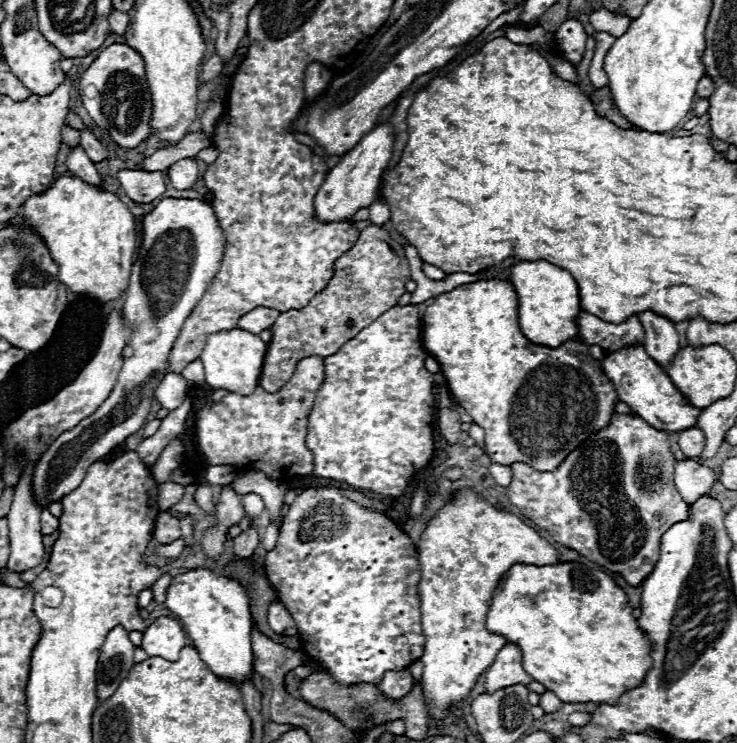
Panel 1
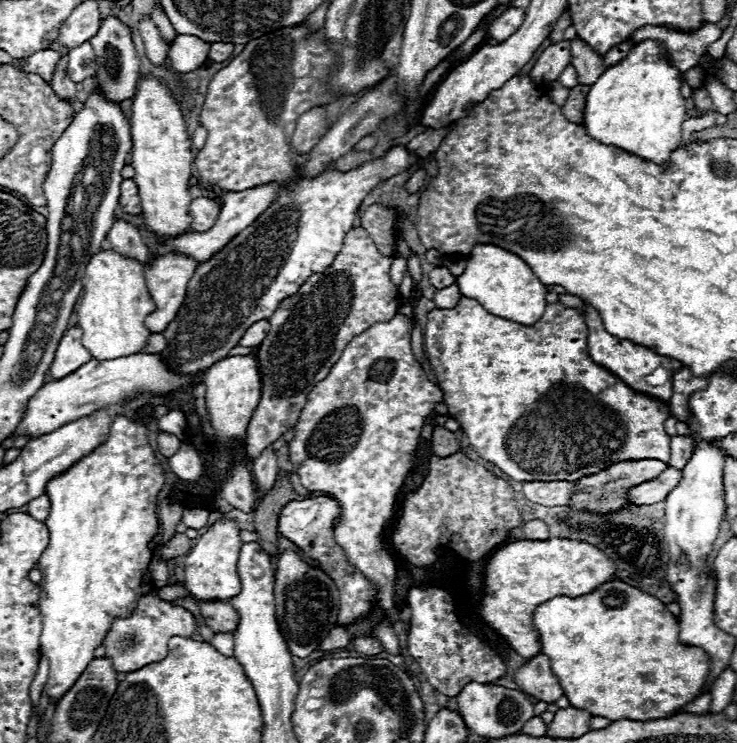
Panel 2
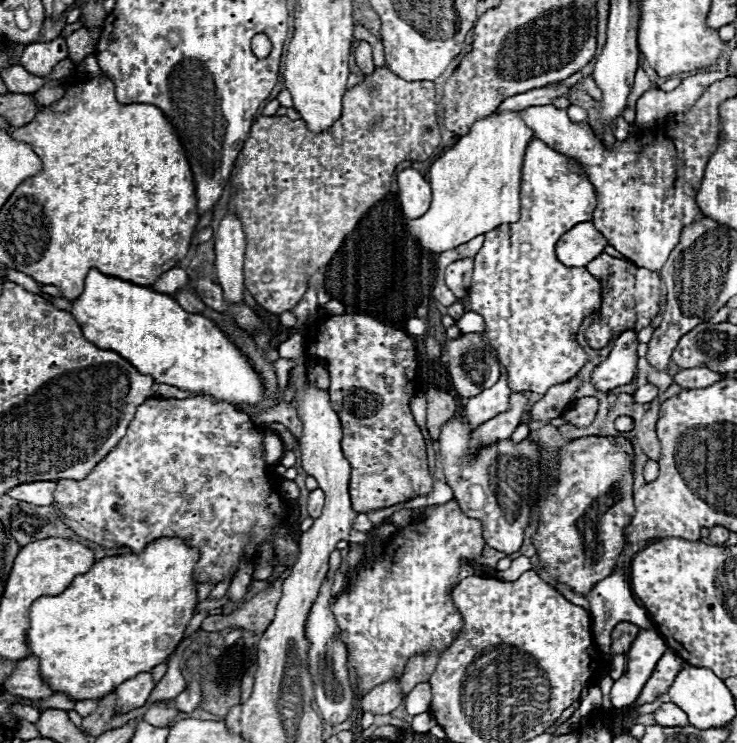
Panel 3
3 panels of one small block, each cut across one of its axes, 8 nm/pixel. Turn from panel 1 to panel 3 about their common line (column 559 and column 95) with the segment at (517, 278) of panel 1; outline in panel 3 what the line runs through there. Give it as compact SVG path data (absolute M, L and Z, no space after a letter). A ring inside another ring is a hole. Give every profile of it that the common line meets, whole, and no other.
M92 268L86 276L84 292L72 300L72 316L88 342L120 354L160 384L190 392L204 390L208 396L236 406L254 406L264 400L258 374L234 342L212 320L202 314L188 314L168 294L158 294Z

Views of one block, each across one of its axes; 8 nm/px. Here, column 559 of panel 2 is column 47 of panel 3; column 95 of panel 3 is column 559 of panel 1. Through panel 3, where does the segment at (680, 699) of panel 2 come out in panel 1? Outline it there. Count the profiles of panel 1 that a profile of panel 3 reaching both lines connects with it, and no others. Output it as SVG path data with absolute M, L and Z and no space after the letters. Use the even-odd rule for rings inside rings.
M562 562L562 564L554 564L554 566L530 566L530 564L514 564L500 580L498 588L496 588L496 594L494 594L494 600L490 604L490 610L488 610L488 616L486 616L486 628L494 634L500 634L504 638L508 638L510 644L516 644L520 646L522 650L522 664L524 664L524 670L540 684L546 686L546 690L554 692L562 702L566 704L586 704L586 702L594 702L594 704L616 704L620 694L624 694L626 690L632 690L636 686L640 686L648 674L648 670L652 668L652 658L650 658L650 638L644 634L644 630L640 630L636 618L634 618L634 608L628 604L628 596L626 592L616 586L616 582L606 574L606 572L600 572L600 570L590 570L588 566L580 564L580 562Z

